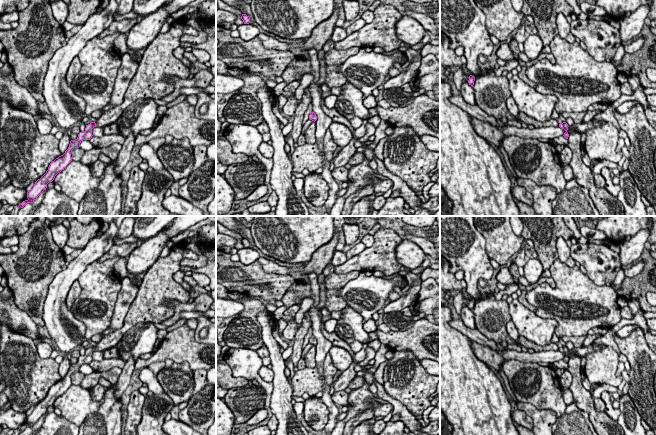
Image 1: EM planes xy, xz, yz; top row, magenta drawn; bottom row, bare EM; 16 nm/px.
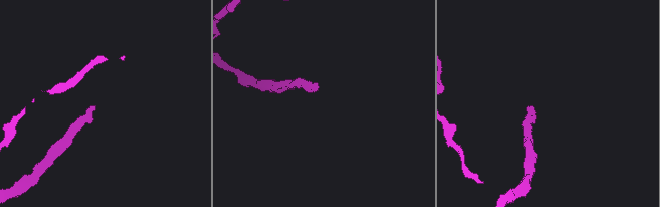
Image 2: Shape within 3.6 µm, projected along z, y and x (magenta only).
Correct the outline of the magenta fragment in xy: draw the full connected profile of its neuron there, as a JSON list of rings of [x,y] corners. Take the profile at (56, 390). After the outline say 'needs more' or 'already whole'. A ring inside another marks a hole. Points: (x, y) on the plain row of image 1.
[[[183,242],[174,244],[166,257],[159,257],[155,261],[138,287],[138,293],[130,305],[123,326],[112,333],[104,335],[96,346],[86,349],[85,354],[80,356],[75,364],[70,365],[65,377],[50,387],[46,397],[27,416],[28,423],[19,428],[21,432],[27,427],[33,427],[46,414],[47,408],[52,406],[55,400],[72,385],[72,374],[79,372],[83,364],[92,362],[92,353],[94,351],[102,352],[116,347],[123,335],[138,323],[152,322],[161,324],[169,319],[174,315],[173,302],[175,300],[184,304],[188,303],[190,299],[189,292],[173,279],[173,275],[180,270],[182,259],[198,260],[198,255],[186,249],[185,246]]]; needs more

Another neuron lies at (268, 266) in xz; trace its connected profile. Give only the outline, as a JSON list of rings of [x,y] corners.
[[[260,257],[257,261],[262,265],[262,268],[265,272],[279,275],[287,274],[292,276],[297,281],[305,281],[304,275],[300,271],[294,271],[285,266],[280,266],[277,263],[263,257]]]

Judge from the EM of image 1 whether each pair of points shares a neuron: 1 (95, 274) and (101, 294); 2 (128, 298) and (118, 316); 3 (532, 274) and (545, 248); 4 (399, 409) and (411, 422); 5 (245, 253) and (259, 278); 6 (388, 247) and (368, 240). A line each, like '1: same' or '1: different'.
1: same
2: same
3: different
4: same
5: different
6: different

